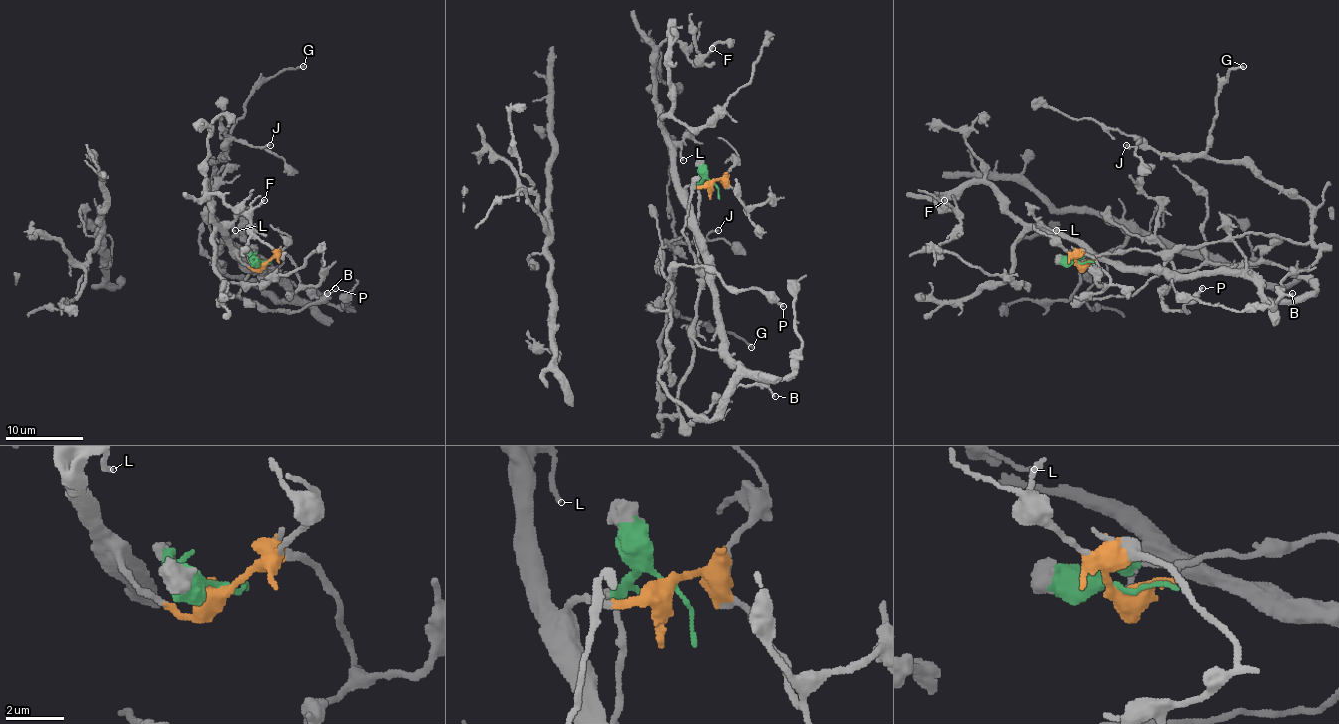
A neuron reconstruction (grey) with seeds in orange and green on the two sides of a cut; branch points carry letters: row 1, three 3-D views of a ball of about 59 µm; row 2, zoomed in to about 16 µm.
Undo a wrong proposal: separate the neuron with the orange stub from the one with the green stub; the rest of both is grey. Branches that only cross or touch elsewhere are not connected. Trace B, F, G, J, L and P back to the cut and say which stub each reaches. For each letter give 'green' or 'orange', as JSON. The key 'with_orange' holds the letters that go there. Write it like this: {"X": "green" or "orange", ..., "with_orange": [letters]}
{"B": "green", "F": "orange", "G": "green", "J": "green", "L": "orange", "P": "orange", "with_orange": ["F", "L", "P"]}

